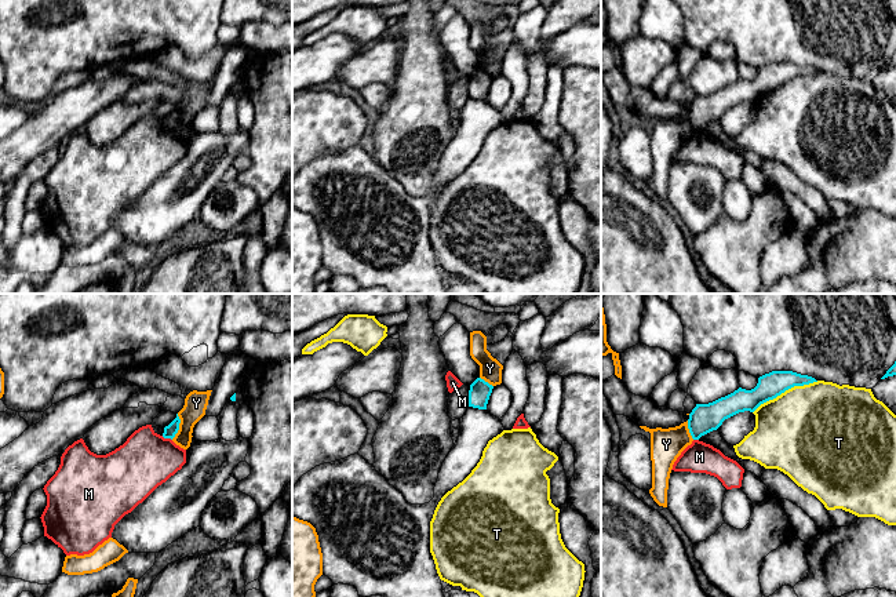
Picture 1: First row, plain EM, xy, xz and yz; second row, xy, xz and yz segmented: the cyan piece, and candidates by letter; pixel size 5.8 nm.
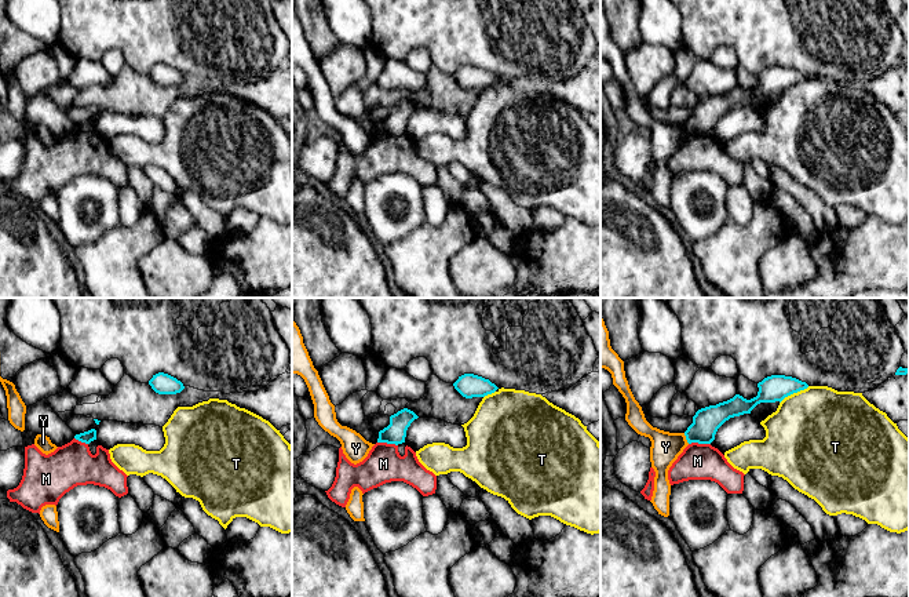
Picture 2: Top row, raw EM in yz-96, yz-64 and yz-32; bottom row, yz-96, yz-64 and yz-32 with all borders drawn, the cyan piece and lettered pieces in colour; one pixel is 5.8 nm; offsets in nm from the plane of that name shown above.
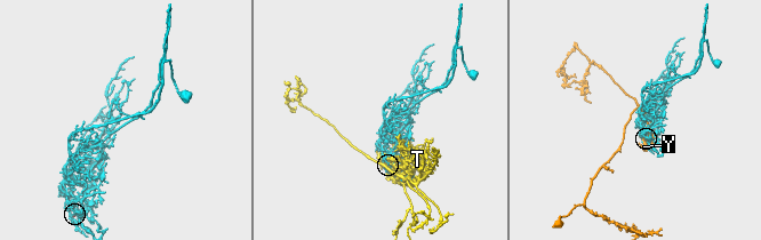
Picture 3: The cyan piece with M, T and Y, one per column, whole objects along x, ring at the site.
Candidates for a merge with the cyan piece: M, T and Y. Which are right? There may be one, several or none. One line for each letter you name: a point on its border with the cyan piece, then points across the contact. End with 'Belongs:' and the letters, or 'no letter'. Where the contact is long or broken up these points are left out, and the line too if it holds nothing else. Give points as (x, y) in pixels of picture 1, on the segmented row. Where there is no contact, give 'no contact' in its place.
Belongs: no letter

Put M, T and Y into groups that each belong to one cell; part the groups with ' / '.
M / T / Y

